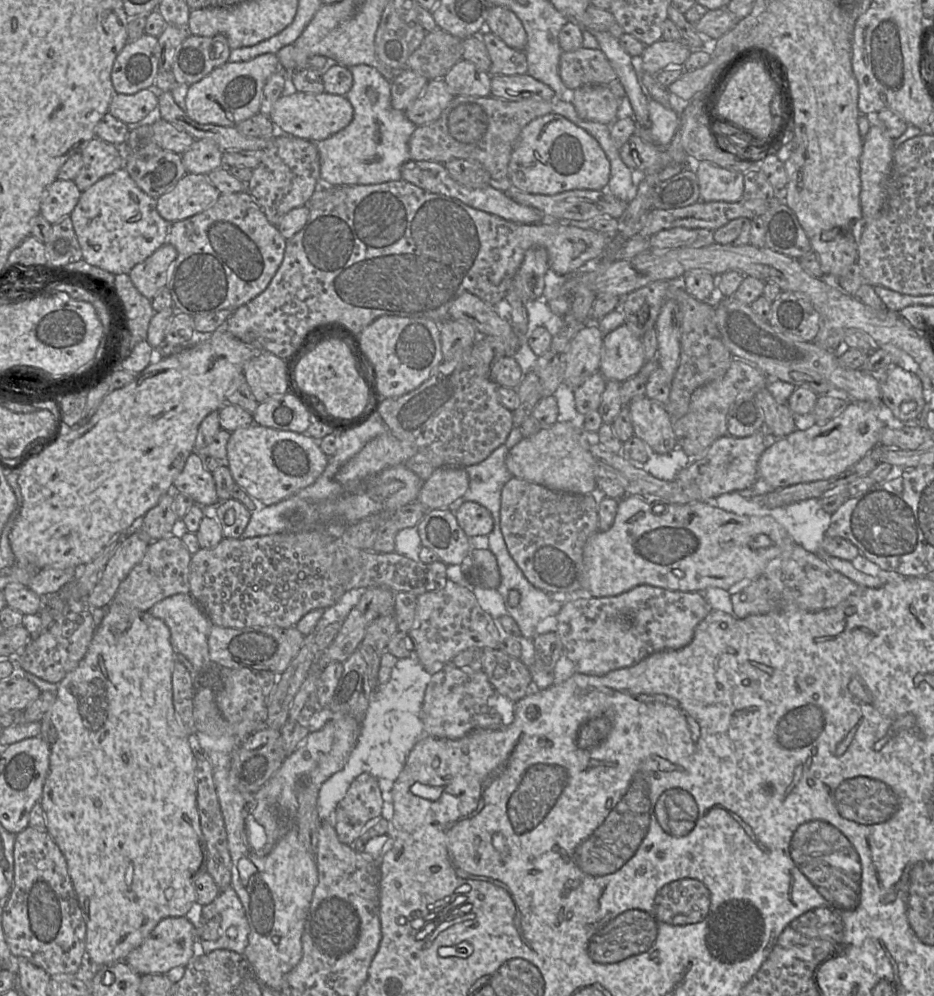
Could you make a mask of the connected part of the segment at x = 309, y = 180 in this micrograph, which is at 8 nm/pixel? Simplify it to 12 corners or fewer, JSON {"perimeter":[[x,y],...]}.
{"perimeter":[[278,132],[247,191],[277,226],[320,186],[315,142]]}

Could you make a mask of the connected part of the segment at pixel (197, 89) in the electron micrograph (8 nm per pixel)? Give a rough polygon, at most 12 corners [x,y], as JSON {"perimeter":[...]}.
{"perimeter":[[276,54],[227,61],[189,85],[185,112],[236,126],[259,112]]}

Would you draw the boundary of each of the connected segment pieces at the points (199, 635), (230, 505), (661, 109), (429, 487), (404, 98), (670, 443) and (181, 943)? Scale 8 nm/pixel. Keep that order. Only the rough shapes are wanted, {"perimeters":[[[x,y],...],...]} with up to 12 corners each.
{"perimeters":[[[190,593],[148,612],[170,629],[175,654],[202,671],[212,623]],[[239,500],[219,501],[216,518],[226,538],[241,538],[251,511]],[[653,99],[648,108],[650,126],[634,134],[658,147],[671,143],[680,116]],[[441,467],[423,483],[416,501],[448,509],[469,488],[462,467]],[[410,69],[391,83],[392,107],[404,112],[428,81]],[[644,396],[628,406],[634,436],[667,454],[677,437],[665,406]],[[163,918],[125,962],[167,974],[199,953],[196,927]]]}

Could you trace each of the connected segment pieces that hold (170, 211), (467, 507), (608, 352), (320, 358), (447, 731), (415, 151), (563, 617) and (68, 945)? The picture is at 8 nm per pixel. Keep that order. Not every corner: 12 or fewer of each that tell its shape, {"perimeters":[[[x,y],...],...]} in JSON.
{"perimeters":[[[186,173],[157,198],[174,223],[207,210],[220,195],[207,174]],[[473,501],[455,512],[469,538],[488,536],[494,528],[490,511]],[[623,324],[604,336],[600,373],[620,383],[646,363]],[[324,341],[296,367],[299,390],[355,419],[367,388],[347,345]],[[446,663],[420,712],[425,735],[503,726],[483,670]],[[454,96],[410,158],[479,162],[511,185],[515,142],[554,100]],[[644,584],[556,615],[577,673],[687,646],[701,592]],[[47,831],[16,834],[11,953],[77,974],[86,922]]]}

